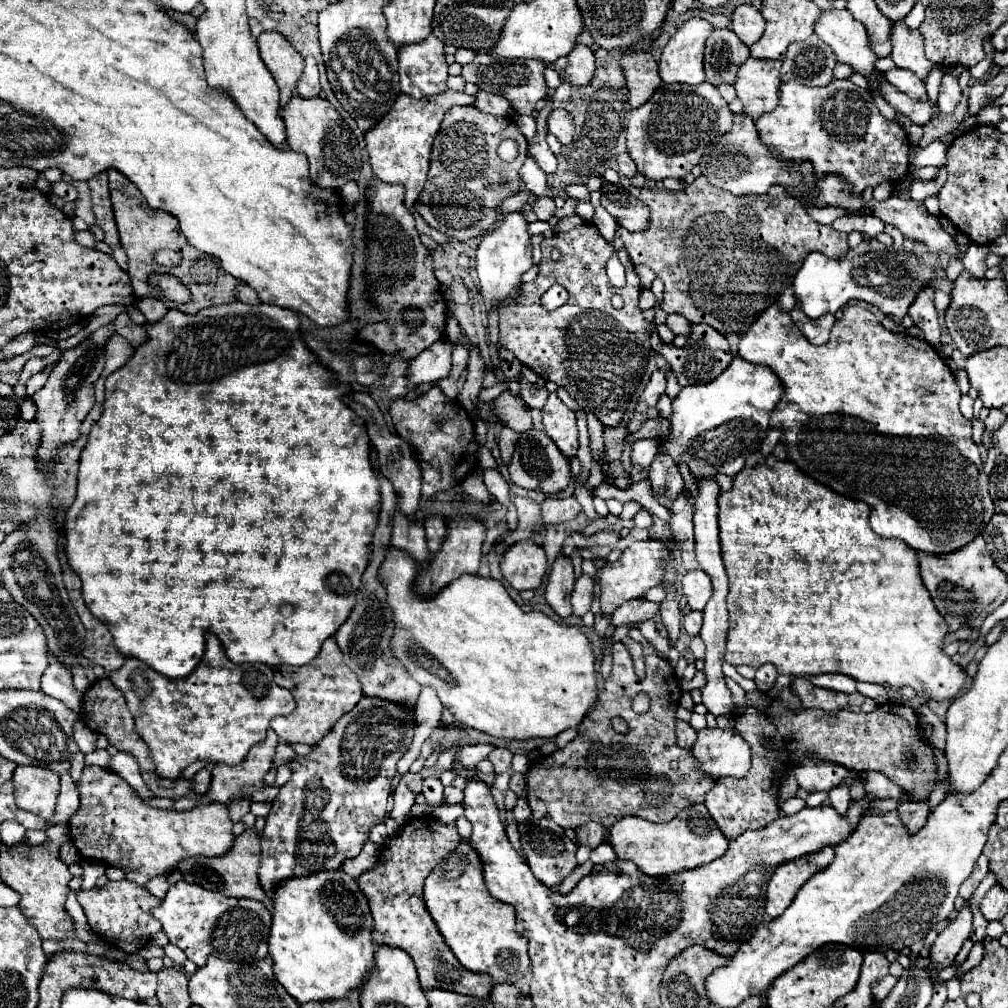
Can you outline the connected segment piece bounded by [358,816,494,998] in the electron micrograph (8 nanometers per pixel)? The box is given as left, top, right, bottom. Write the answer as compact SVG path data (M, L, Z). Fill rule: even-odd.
M428 816L410 820L404 828L406 830L402 830L402 834L388 840L390 846L382 850L378 864L358 878L358 886L366 894L374 916L374 942L406 950L416 964L422 990L442 988L466 996L488 998L494 986L492 978L488 974L468 972L456 960L456 956L448 952L444 938L440 932L436 932L436 924L432 924L432 918L428 916L428 910L422 902L422 886L426 876L448 856L448 852L452 852L462 842L462 838L458 836L454 824L444 826Z

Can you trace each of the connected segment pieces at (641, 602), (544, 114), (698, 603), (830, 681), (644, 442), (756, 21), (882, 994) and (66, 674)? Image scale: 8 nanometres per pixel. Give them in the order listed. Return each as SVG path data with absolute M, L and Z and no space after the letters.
M636 598L636 600L628 600L628 604L620 606L614 614L612 614L612 624L618 628L622 624L630 624L630 622L644 622L644 620L652 620L658 614L658 606L654 602L648 602L646 598Z
M548 102L544 110L536 116L537 132L534 140L532 140L534 144L528 146L528 154L536 160L536 164L538 164L546 174L552 174L552 172L556 170L556 156L552 154L552 150L550 150L548 144L546 144L547 118L552 110L552 102Z
M692 570L682 578L682 592L692 610L702 610L712 596L712 584L704 570Z
M820 674L810 678L812 684L836 692L856 692L856 680L850 680L850 676L844 674Z
M642 438L634 442L634 452L632 452L632 464L638 464L642 468L648 468L650 462L654 460L658 452L658 442L654 438Z
M742 4L734 10L730 28L746 46L752 46L764 34L764 18L762 18L760 10L756 10L754 6Z
M884 976L882 980L878 980L878 982L872 986L872 998L874 998L876 1002L884 1000L884 998L890 994L890 990L894 988L894 984L896 984L896 978L894 978L894 976Z
M48 654L48 668L42 674L42 690L44 694L68 704L74 712L80 712L84 694L72 686L72 672L52 654Z

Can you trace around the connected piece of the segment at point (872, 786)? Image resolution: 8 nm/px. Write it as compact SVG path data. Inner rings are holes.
M868 772L864 776L864 790L868 796L880 798L880 800L884 800L884 798L900 800L902 798L902 788L880 772Z

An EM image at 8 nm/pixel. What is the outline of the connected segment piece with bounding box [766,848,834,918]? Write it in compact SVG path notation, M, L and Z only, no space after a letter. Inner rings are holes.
M824 848L812 856L802 856L800 860L782 864L770 878L766 894L766 914L778 918L794 900L796 892L810 880L816 872L824 870L834 858L834 848Z

